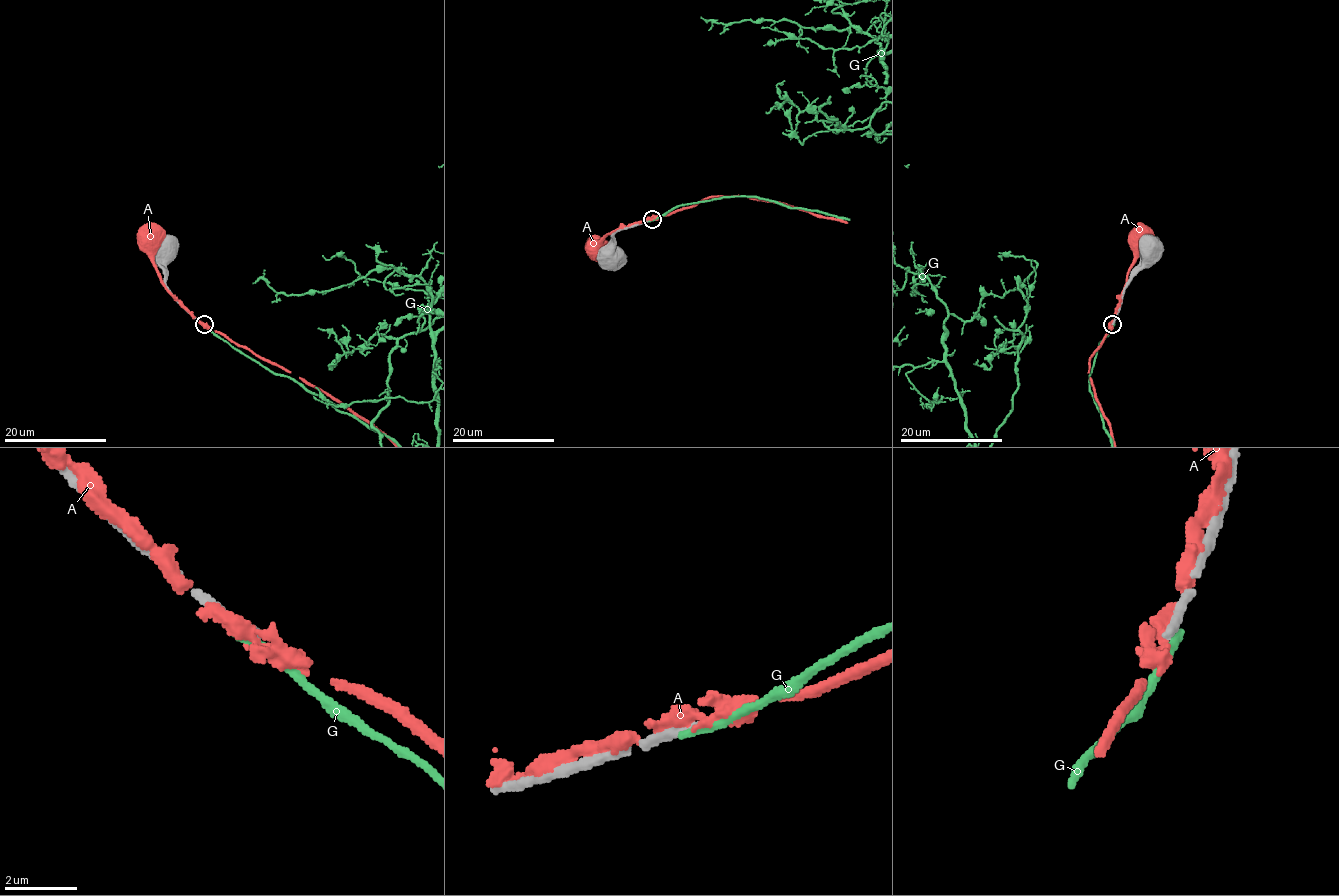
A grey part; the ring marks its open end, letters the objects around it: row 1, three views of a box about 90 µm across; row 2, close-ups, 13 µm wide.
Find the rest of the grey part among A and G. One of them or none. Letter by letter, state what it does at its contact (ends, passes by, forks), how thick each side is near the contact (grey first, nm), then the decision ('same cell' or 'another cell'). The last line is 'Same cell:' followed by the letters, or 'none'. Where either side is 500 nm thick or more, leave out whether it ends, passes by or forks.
A: it passes by | 220/300 nm | another cell
G: it ends | 320/280 nm | another cell
Same cell: none

